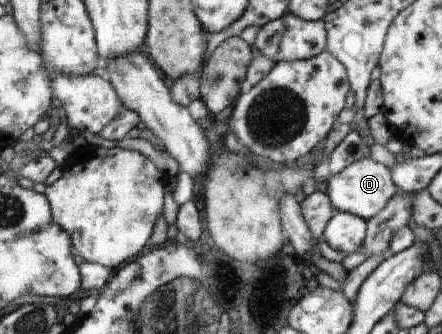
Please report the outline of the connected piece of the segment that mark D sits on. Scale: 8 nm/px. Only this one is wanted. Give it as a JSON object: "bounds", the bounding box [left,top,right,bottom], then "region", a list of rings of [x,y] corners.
{"bounds":[326,156,396,221],"region":[[[365,156],[327,180],[326,195],[336,211],[350,212],[367,221],[383,211],[391,202],[392,196],[396,194],[394,184],[390,169],[371,160],[371,157]]]}

